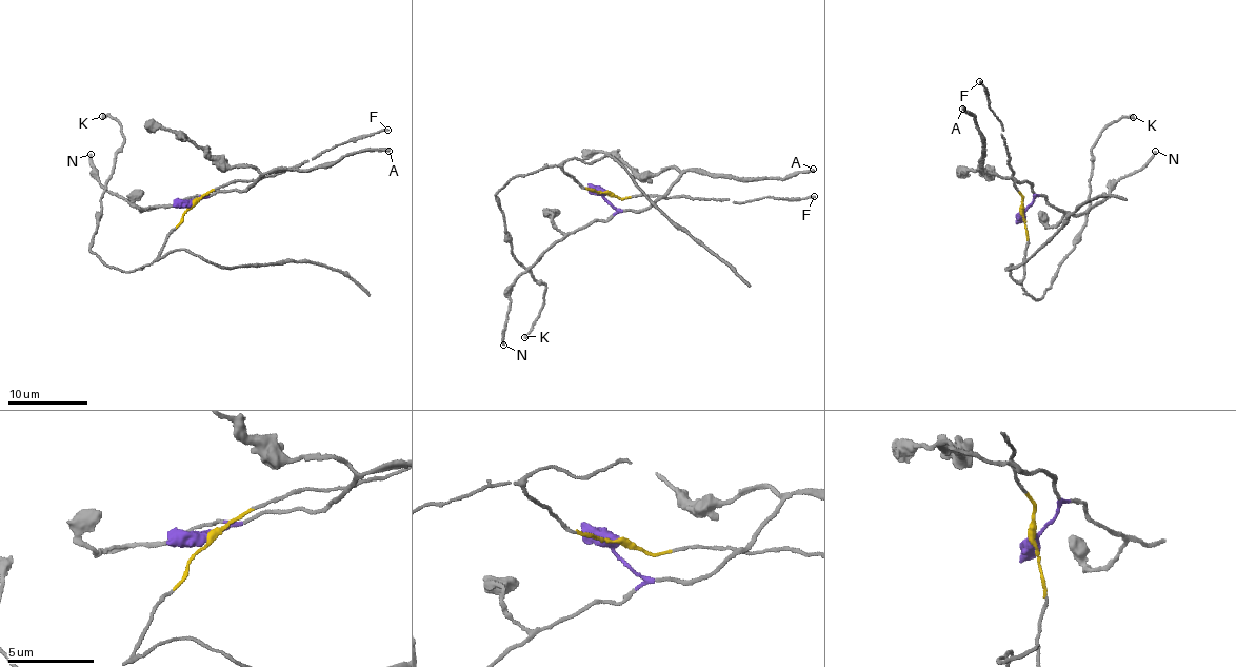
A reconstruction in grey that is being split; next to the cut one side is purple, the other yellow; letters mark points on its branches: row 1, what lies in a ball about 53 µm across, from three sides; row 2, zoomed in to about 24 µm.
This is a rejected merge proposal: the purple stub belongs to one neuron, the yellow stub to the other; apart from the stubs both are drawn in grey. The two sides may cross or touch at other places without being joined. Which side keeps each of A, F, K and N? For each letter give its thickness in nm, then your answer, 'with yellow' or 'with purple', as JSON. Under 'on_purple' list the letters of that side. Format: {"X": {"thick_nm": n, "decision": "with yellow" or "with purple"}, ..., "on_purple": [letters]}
{"A": {"thick_nm": 240, "decision": "with purple"}, "F": {"thick_nm": 130, "decision": "with yellow"}, "K": {"thick_nm": 280, "decision": "with yellow"}, "N": {"thick_nm": 190, "decision": "with purple"}, "on_purple": ["A", "N"]}

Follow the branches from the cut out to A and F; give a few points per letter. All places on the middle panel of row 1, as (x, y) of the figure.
A: (605, 192), (617, 209), (648, 209), (686, 171), (773, 179), (814, 169)
F: (605, 192), (628, 198), (654, 195), (741, 202), (760, 197), (815, 196)

